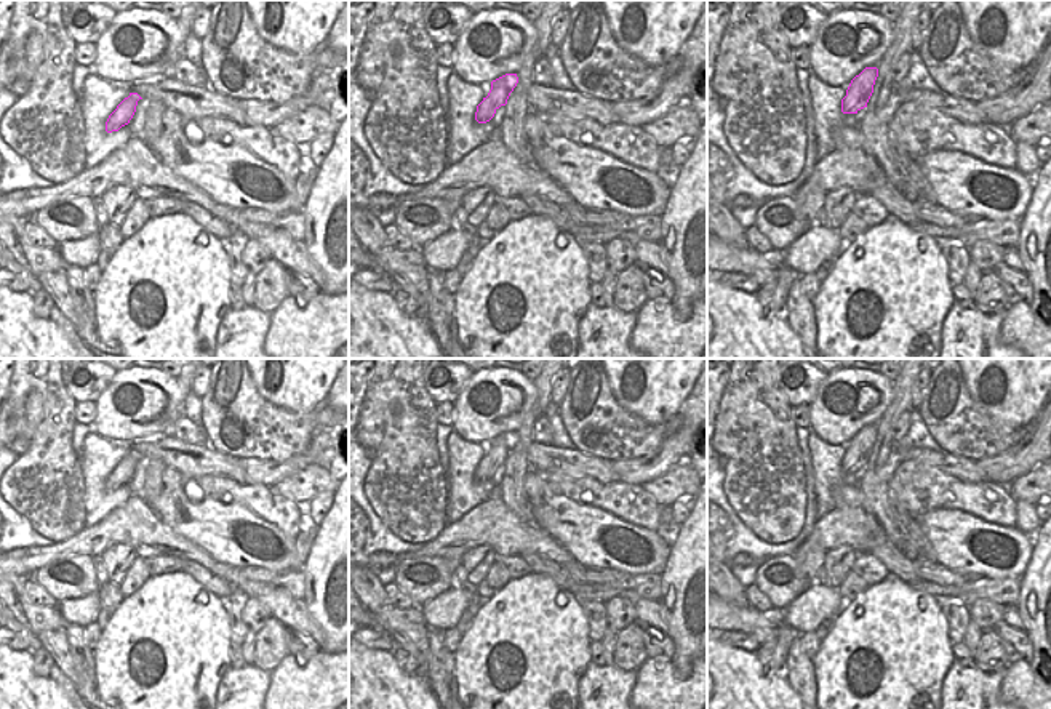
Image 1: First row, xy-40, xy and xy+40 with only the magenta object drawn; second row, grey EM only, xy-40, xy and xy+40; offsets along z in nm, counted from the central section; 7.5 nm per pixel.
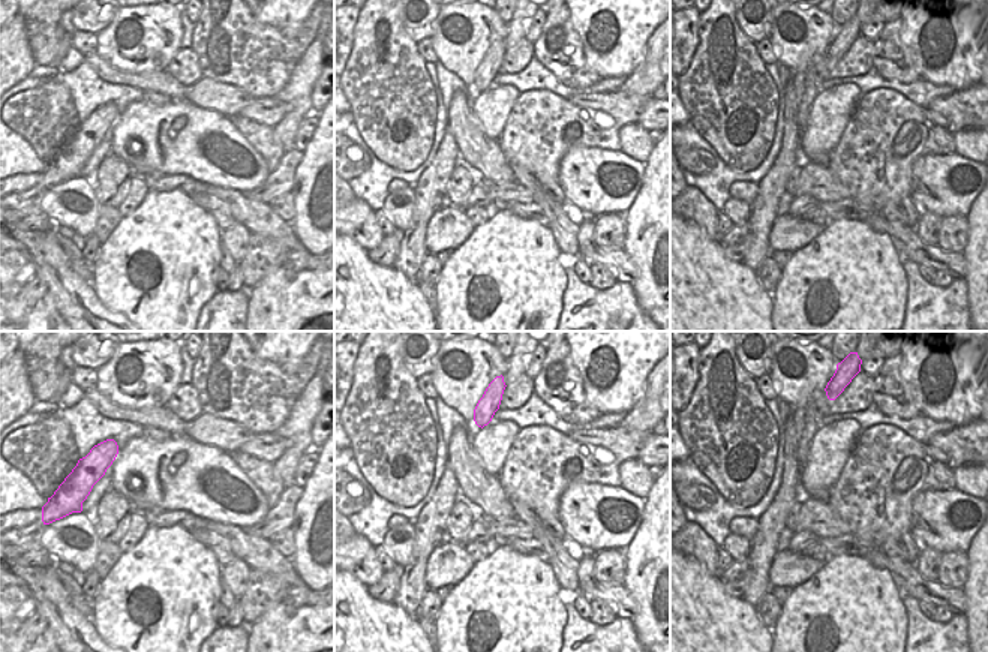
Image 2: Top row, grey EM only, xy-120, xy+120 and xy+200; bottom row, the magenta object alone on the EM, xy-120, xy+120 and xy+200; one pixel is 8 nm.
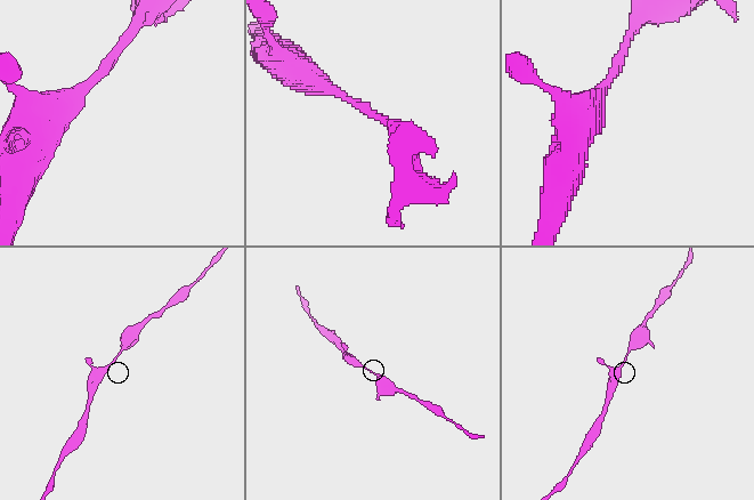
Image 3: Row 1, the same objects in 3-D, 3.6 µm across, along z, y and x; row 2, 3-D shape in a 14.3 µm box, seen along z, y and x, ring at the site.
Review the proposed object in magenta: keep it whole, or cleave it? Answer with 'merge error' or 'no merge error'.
no merge error

